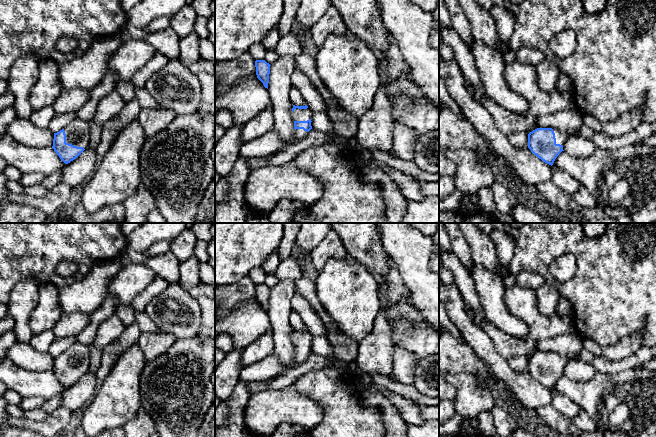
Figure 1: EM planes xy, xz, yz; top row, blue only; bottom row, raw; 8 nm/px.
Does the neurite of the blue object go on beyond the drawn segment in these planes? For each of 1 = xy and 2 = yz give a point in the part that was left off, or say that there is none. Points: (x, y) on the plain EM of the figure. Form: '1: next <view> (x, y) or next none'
1: next xy (77, 356)
2: next yz (561, 360)

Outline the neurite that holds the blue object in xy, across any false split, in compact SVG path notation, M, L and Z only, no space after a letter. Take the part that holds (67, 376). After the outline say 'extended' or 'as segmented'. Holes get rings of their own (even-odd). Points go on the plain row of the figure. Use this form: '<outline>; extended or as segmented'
M76 342L64 353L54 357L52 372L68 388L76 383L90 368L89 347Z; extended

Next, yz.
M537 352L528 358L528 372L539 383L553 389L557 380L564 375L565 365L574 358L557 352Z; extended

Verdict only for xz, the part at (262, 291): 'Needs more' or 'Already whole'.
Already whole

